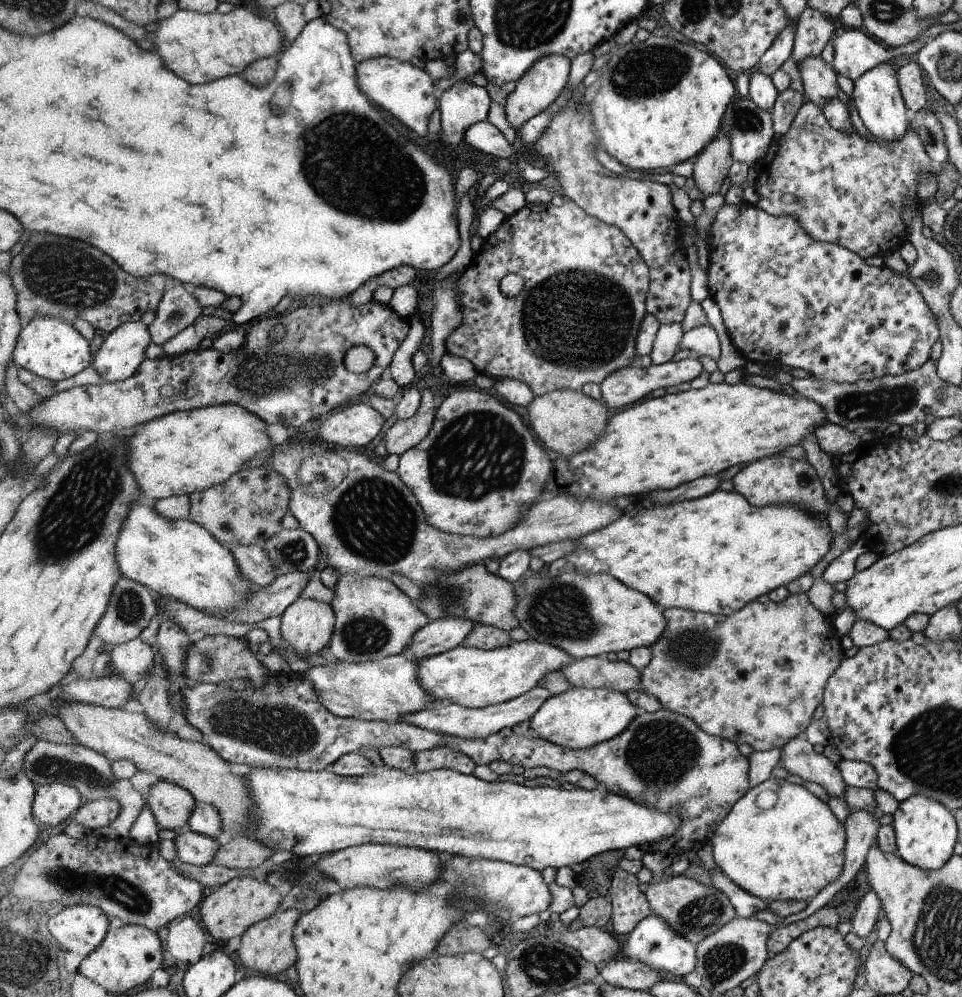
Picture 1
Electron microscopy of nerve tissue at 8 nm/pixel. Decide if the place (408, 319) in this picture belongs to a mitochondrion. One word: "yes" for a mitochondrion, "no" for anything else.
no

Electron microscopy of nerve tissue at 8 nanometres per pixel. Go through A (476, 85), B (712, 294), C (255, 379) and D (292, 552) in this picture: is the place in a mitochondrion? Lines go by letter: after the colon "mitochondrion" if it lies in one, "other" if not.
A: other
B: other
C: mitochondrion
D: mitochondrion

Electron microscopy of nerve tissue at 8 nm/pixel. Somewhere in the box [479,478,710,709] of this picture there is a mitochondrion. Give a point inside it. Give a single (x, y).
(556, 608)

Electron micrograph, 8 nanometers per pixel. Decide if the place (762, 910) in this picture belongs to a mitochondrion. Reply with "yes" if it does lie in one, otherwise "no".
no

